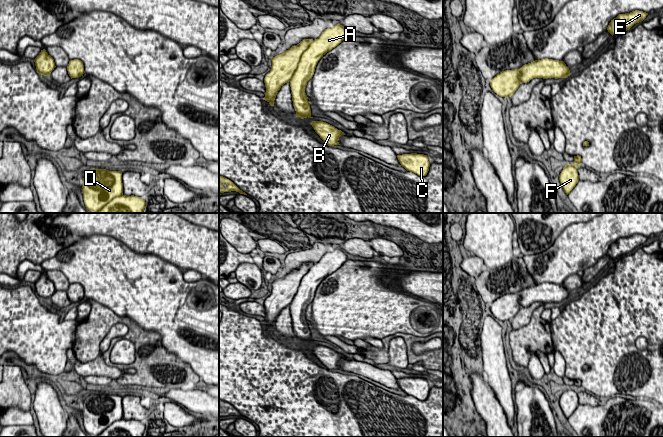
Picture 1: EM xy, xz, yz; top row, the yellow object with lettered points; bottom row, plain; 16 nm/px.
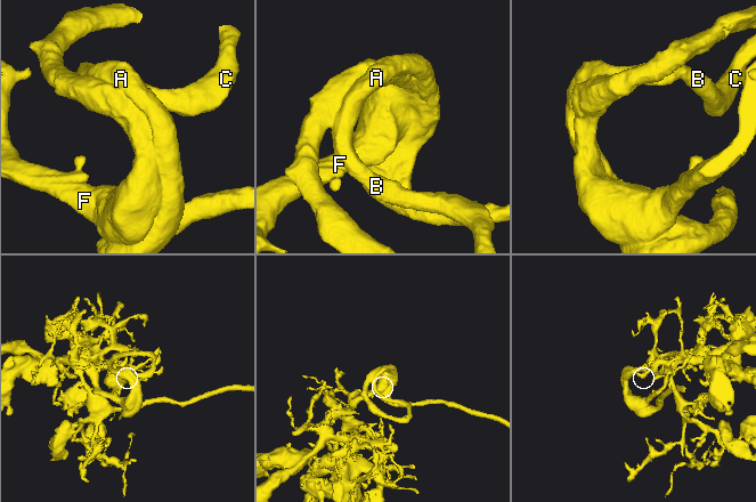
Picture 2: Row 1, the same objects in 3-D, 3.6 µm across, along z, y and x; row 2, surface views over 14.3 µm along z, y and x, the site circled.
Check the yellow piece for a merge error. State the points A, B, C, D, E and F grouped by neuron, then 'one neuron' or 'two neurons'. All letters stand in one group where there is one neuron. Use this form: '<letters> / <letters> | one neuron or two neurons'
A B C D E F | one neuron

